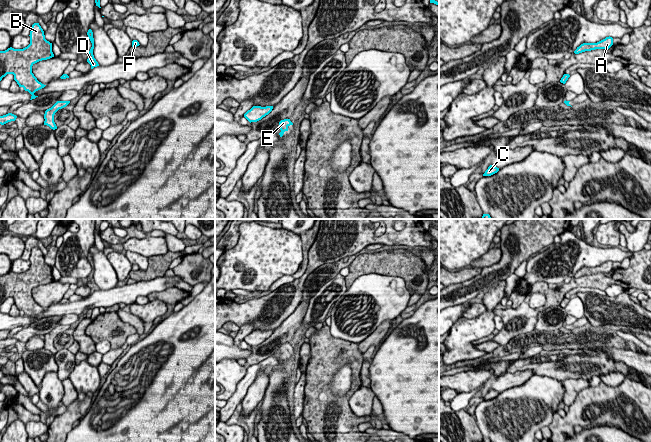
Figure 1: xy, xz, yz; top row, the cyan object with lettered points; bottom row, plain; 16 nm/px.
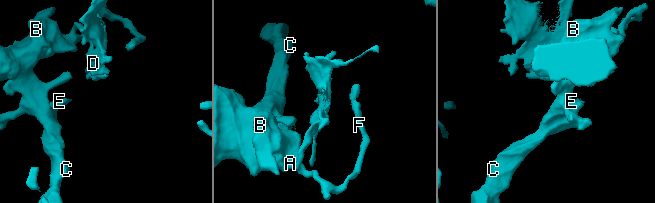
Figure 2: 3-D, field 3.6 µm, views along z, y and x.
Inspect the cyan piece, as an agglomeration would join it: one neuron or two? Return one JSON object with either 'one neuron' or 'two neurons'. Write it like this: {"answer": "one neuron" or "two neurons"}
{"answer": "one neuron"}

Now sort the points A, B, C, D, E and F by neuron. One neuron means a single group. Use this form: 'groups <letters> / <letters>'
groups A B C D E F

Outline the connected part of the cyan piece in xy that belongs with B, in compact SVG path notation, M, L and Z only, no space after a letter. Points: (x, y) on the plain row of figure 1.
M34 247L30 255L30 268L23 273L12 271L0 275L0 305L7 298L13 298L19 311L23 311L35 323L34 317L46 309L42 308L32 297L32 290L42 284L54 281L52 267L45 263L39 247Z

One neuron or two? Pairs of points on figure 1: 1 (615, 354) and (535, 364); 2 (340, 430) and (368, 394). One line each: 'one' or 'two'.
1: two
2: two

